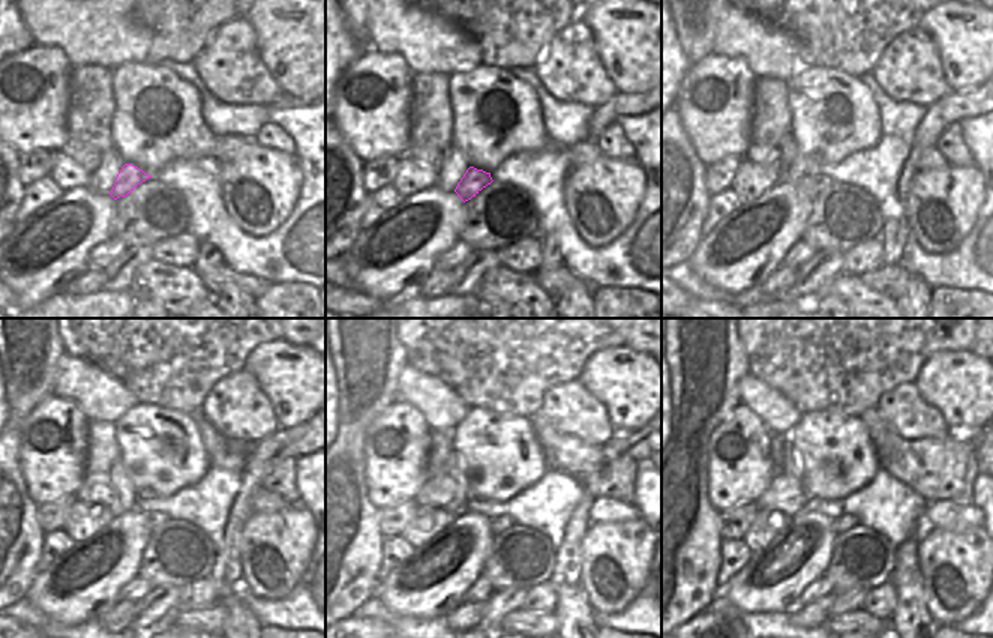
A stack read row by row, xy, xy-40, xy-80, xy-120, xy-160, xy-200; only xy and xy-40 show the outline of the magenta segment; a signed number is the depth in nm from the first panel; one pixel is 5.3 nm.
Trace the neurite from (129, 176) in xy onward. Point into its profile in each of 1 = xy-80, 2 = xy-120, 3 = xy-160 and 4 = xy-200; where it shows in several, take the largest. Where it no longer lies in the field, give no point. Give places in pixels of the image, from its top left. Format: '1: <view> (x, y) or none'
1: xy-80 (812, 183)
2: xy-120 (152, 518)
3: xy-160 (500, 524)
4: xy-200 (840, 524)

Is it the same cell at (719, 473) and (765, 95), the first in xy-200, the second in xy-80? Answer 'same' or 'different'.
different

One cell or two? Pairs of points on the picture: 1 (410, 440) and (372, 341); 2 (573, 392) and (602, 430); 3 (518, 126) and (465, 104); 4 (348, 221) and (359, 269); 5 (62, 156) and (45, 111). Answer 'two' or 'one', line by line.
1: two
2: one
3: one
4: two
5: two

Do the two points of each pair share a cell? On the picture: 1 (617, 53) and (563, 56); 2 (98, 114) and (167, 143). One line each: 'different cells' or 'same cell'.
1: different cells
2: different cells

